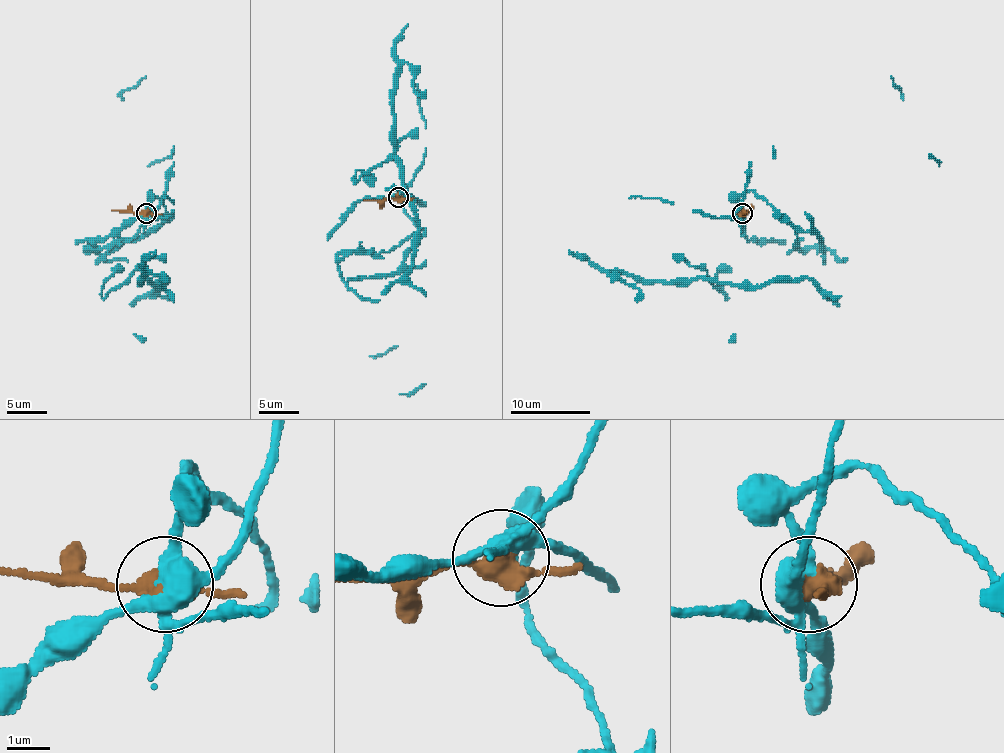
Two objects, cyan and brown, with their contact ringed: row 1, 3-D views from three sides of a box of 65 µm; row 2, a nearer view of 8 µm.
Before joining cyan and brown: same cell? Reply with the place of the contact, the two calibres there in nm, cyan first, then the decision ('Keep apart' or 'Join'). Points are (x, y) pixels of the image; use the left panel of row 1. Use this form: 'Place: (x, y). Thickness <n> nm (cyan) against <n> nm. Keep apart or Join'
Place: (146, 213). Thickness 400 nm (cyan) against 460 nm. Keep apart

